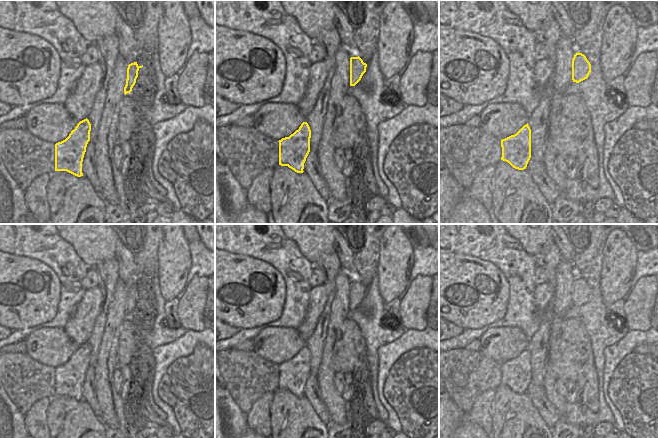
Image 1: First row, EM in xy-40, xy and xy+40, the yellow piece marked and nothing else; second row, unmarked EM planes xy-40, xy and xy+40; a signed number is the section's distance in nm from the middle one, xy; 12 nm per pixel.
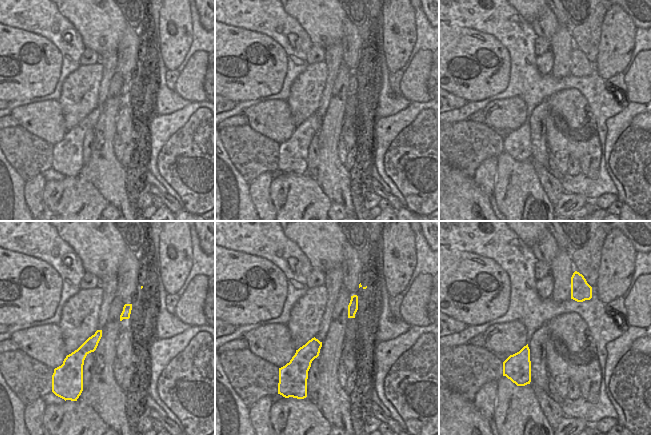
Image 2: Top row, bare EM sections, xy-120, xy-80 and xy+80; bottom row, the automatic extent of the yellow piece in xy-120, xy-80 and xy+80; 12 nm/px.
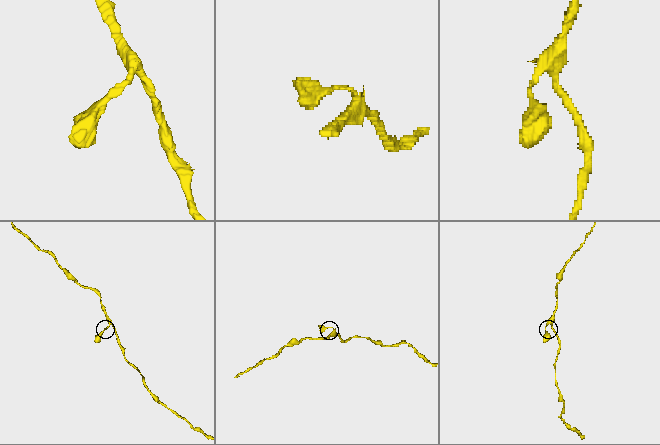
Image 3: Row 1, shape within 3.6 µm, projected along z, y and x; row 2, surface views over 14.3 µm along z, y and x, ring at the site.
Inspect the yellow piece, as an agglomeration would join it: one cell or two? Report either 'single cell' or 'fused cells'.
single cell

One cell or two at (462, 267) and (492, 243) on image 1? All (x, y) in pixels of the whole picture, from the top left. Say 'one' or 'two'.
two

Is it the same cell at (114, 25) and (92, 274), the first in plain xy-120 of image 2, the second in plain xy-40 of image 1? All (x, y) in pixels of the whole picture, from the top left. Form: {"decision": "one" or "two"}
{"decision": "two"}

